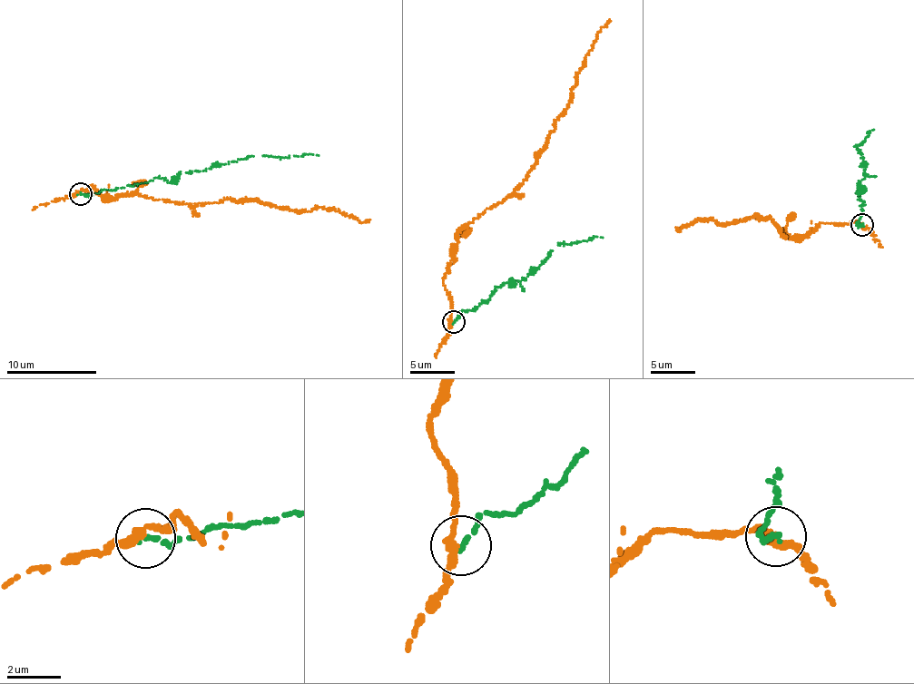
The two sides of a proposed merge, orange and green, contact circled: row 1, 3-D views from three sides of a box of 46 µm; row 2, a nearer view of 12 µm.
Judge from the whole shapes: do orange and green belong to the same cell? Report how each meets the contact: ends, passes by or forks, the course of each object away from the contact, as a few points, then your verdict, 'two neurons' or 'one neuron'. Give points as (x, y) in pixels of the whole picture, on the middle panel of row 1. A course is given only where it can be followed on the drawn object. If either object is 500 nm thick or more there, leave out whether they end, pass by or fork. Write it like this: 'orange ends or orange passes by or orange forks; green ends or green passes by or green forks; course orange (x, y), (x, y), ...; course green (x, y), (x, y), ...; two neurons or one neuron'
orange passes by; green ends; course orange (453, 322), (443, 278), (458, 233), (506, 199), (531, 168), (570, 102), (572, 89), (596, 34), (610, 19); course green (455, 322), (461, 311), (475, 311), (495, 288), (510, 279), (520, 281), (535, 271), (558, 245), (603, 238); two neurons

